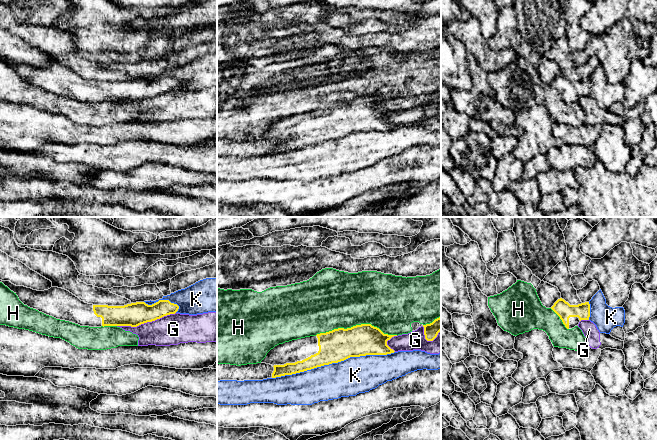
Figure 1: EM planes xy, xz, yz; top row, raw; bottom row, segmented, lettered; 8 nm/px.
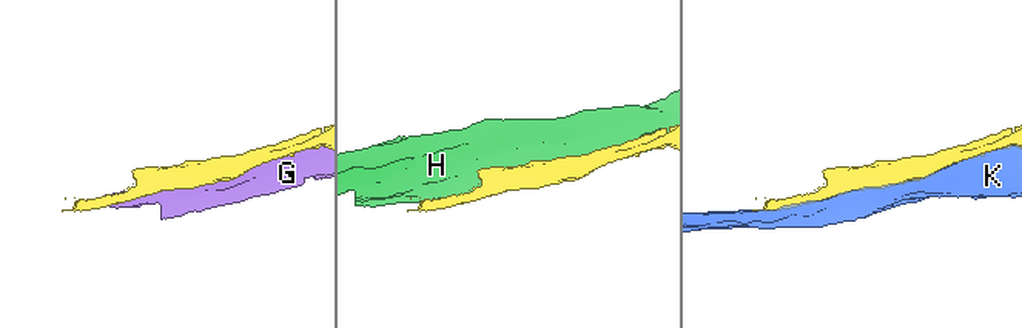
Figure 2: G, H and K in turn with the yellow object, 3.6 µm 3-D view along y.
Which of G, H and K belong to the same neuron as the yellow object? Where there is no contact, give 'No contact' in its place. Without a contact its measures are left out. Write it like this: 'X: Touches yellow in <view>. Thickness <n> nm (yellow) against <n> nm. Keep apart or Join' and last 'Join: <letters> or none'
G: Touches yellow in xy. Thickness 190 nm (yellow) against 240 nm. Keep apart
H: Touches yellow in xz. Thickness 260 nm (yellow) against 460 nm. Keep apart
K: Touches yellow in xz. Thickness 260 nm (yellow) against 300 nm. Keep apart
Join: none

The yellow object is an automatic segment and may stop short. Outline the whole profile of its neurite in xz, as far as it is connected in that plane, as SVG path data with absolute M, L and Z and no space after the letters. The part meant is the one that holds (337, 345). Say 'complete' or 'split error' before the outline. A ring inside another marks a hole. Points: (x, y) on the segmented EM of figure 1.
split error | M371 324L338 328L279 344L267 353L261 363L274 367L272 378L292 375L350 357L394 353L387 345L394 336L397 335L384 334Z

